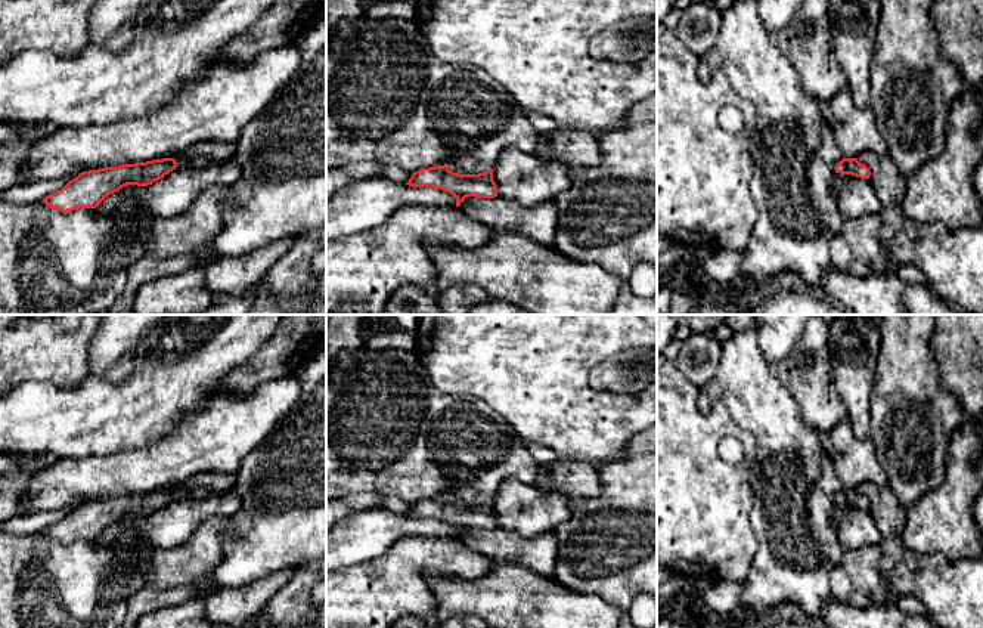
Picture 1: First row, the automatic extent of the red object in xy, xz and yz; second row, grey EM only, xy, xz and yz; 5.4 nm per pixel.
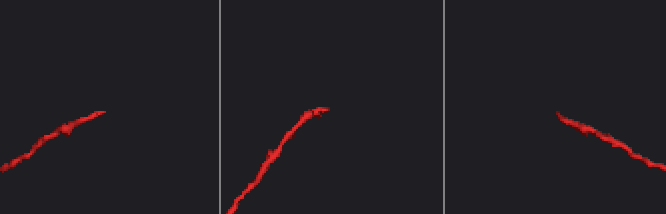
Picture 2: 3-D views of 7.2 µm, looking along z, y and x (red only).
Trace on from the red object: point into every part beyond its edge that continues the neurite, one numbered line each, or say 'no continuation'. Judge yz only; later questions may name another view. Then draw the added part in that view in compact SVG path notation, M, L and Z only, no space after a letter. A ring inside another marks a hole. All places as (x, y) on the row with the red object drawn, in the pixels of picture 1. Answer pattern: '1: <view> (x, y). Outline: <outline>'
1: yz (828, 152). Outline: M824 124L821 129L821 145L816 151L818 157L829 167L835 165L843 160L834 139L832 129Z

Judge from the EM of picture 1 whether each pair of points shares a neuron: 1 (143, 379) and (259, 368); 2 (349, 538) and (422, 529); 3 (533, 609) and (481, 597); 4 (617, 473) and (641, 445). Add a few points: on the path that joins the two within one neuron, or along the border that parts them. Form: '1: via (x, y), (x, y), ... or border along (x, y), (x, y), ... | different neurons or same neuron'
1: border along (257, 350), (247, 361), (235, 365), (214, 392) | different neurons
2: via (366, 535), (381, 528), (405, 528) | same neuron
3: via (520, 603), (511, 599), (495, 599) | same neuron
4: border along (641, 454), (620, 457) | different neurons

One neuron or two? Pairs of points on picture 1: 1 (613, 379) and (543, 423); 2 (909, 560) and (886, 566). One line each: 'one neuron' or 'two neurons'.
1: two neurons
2: one neuron

